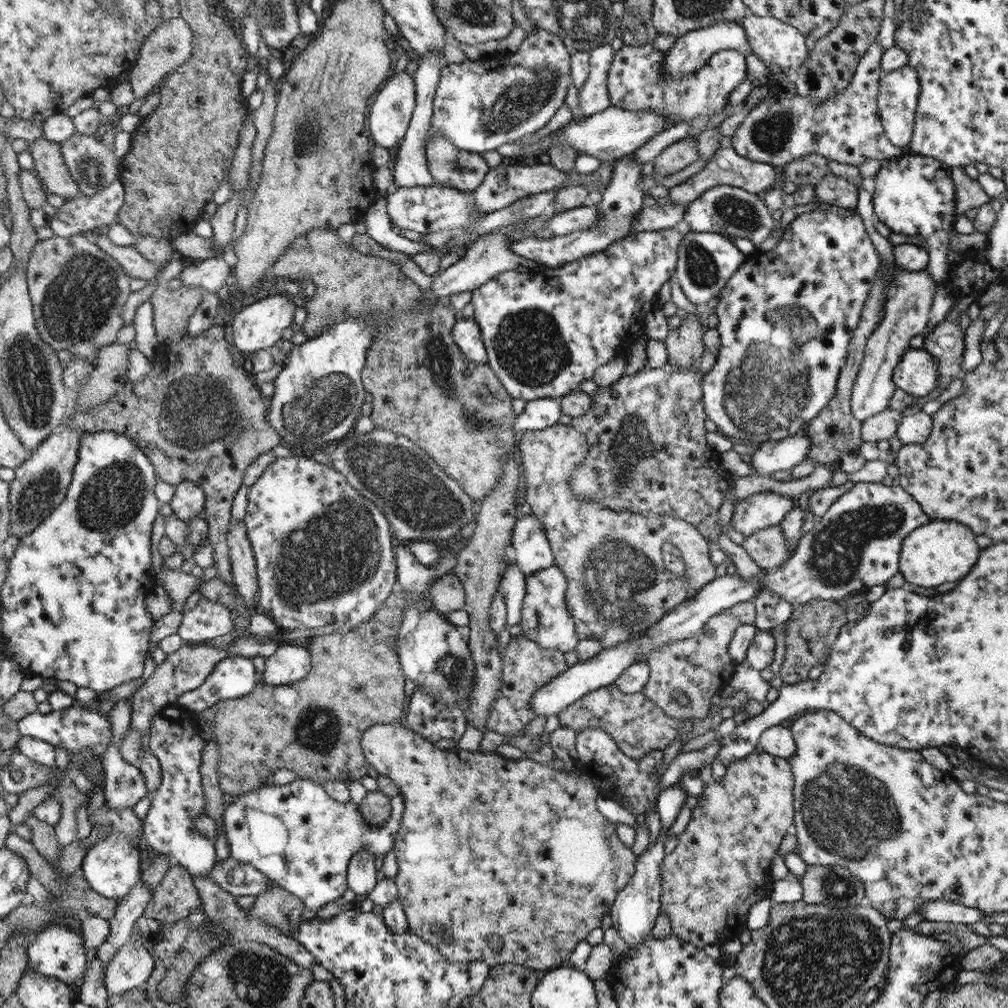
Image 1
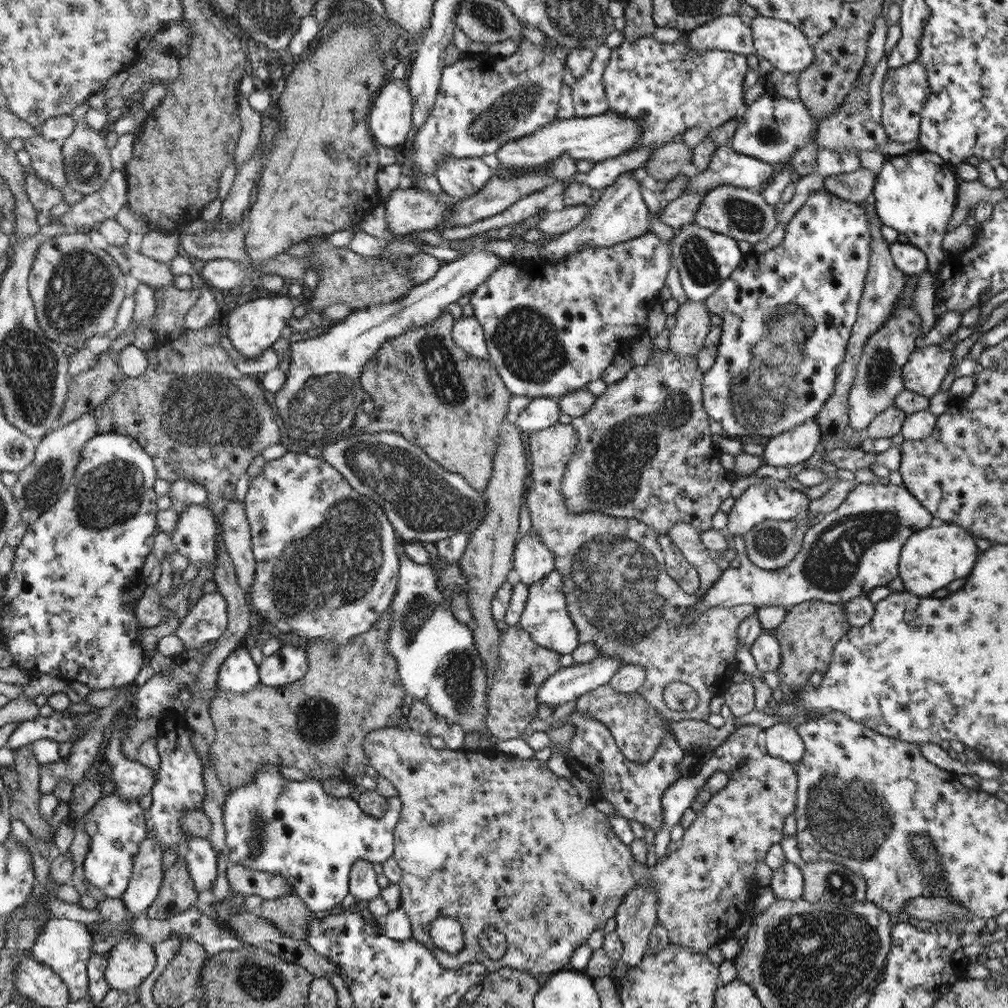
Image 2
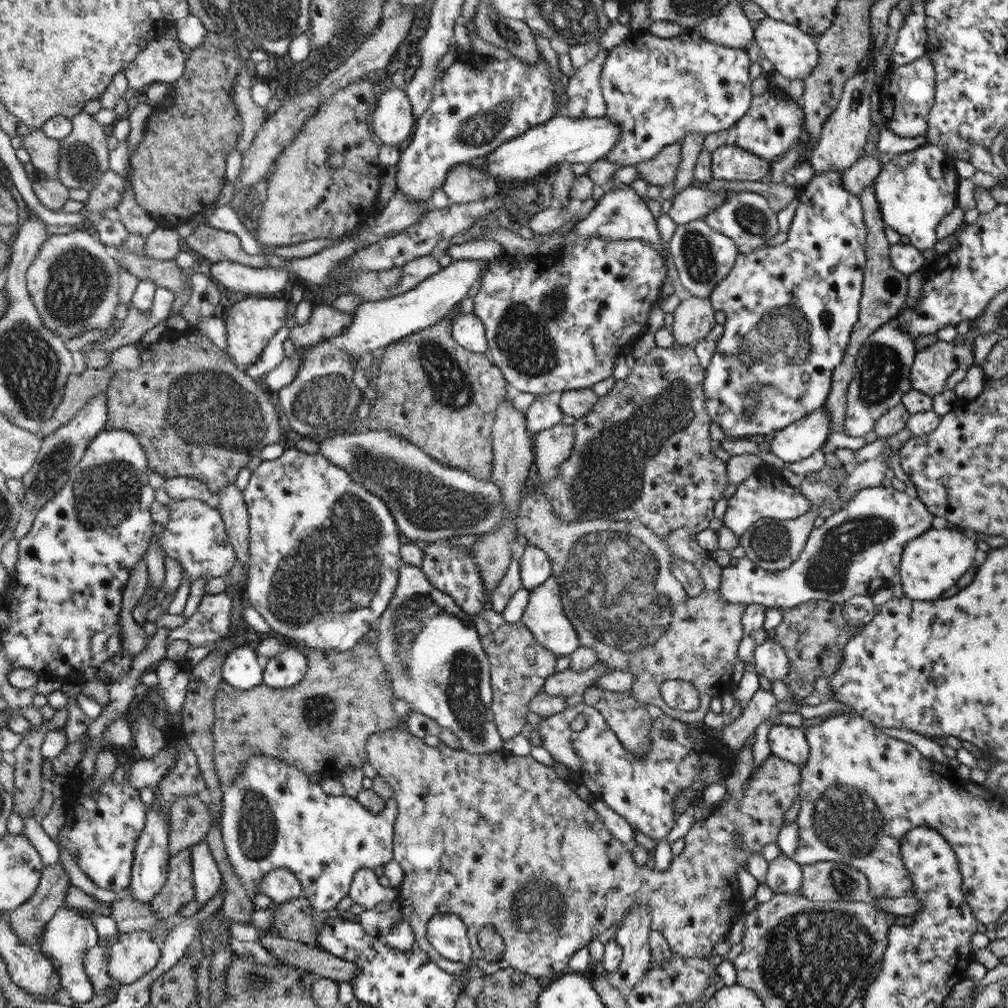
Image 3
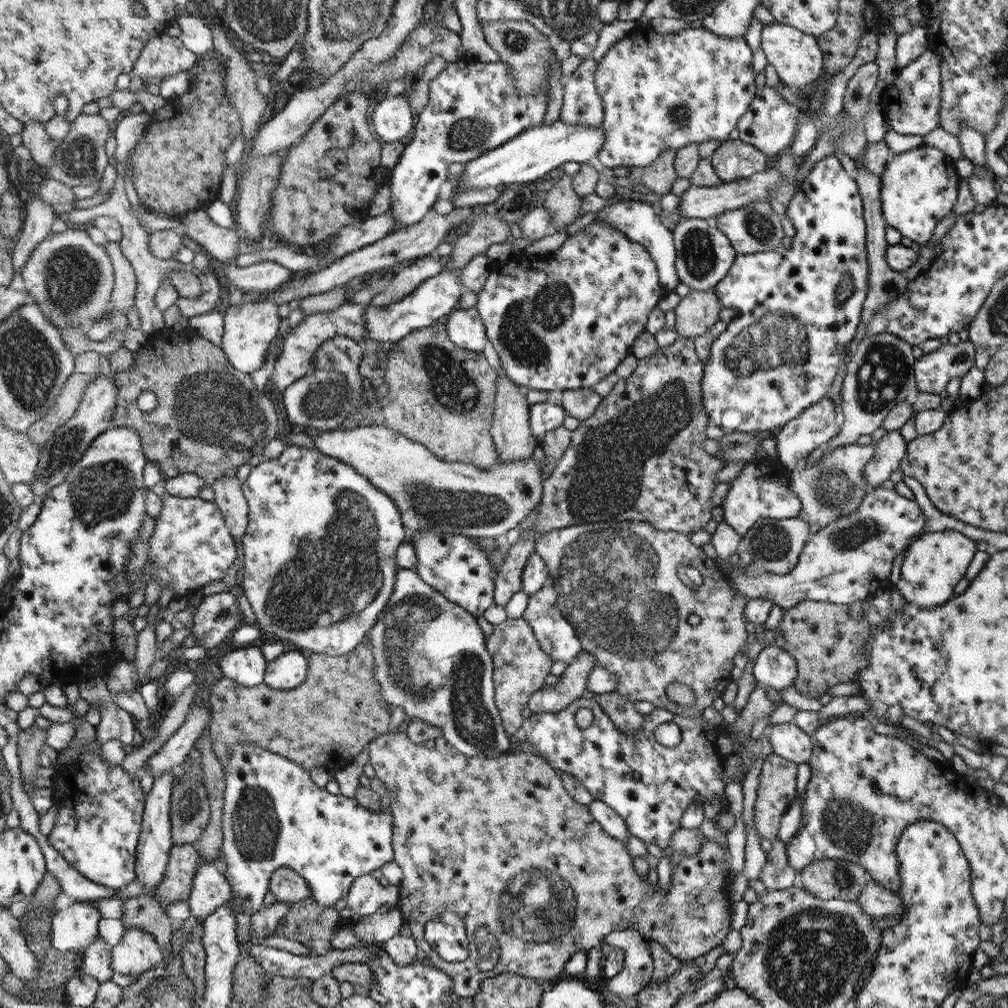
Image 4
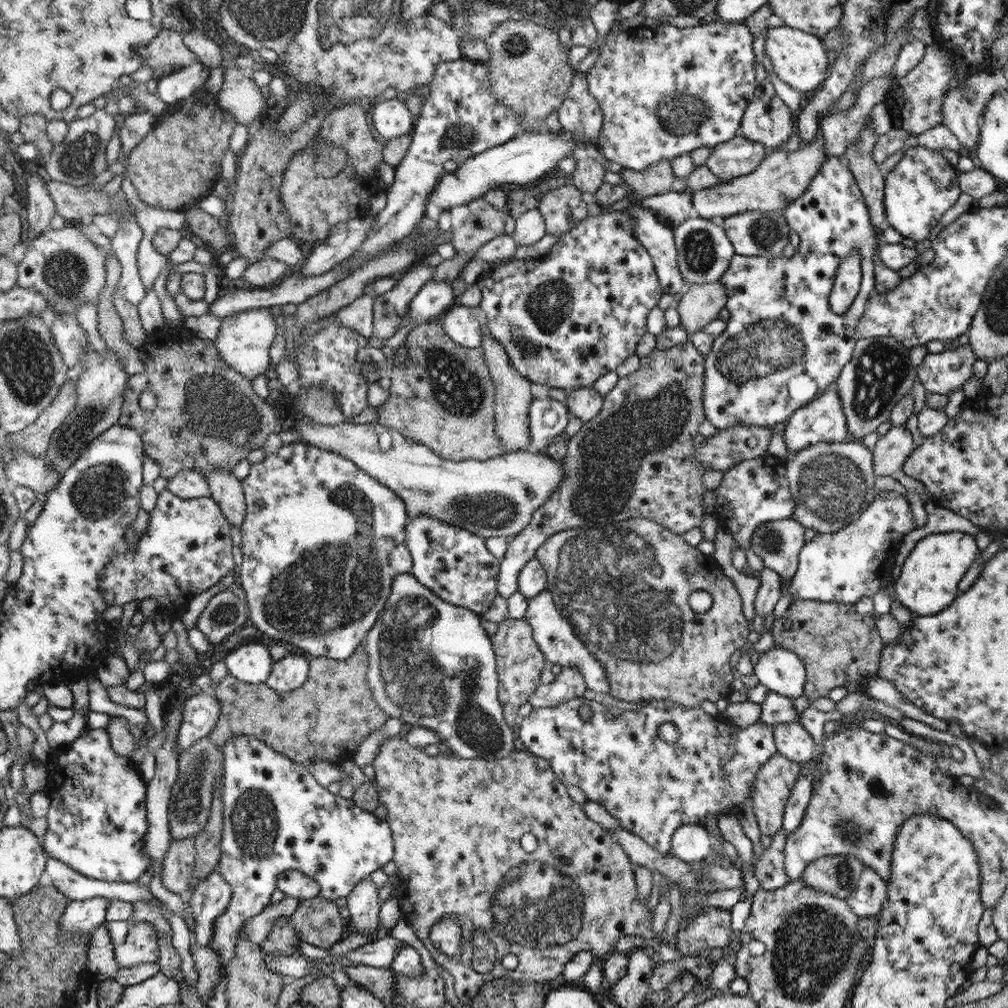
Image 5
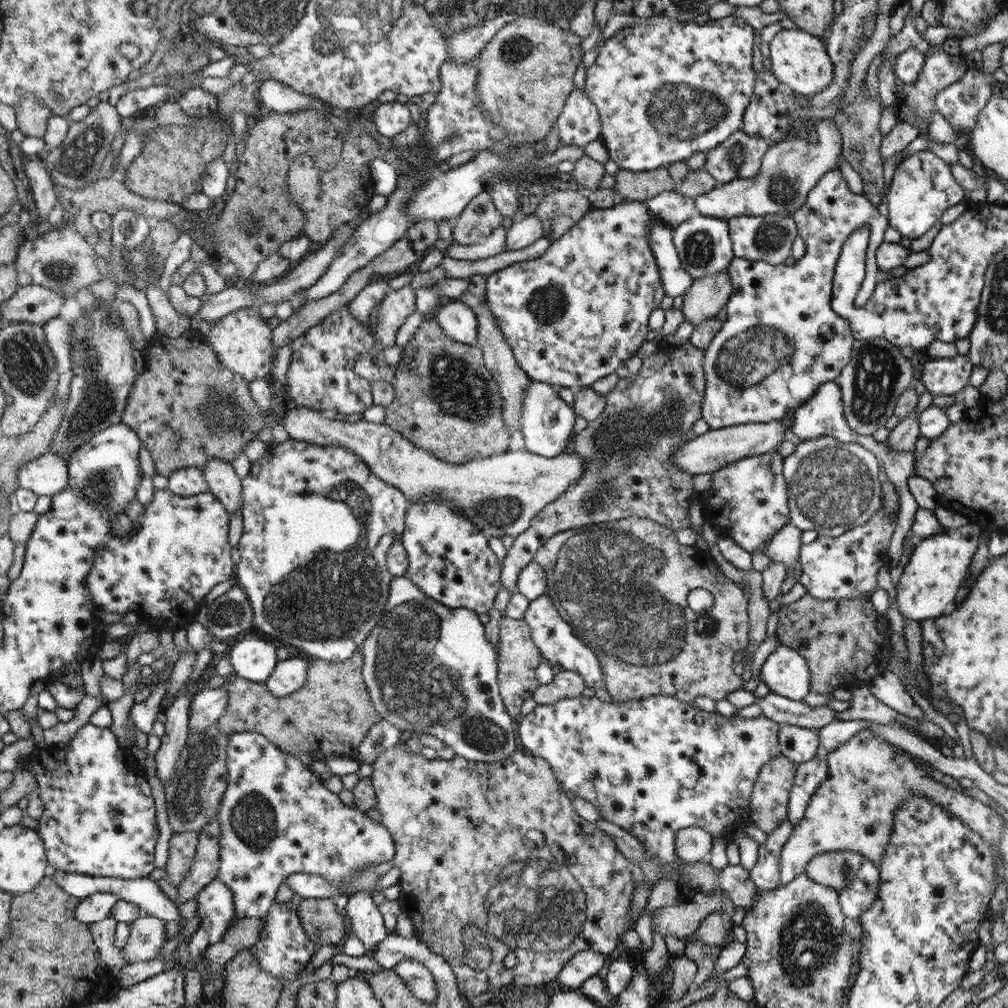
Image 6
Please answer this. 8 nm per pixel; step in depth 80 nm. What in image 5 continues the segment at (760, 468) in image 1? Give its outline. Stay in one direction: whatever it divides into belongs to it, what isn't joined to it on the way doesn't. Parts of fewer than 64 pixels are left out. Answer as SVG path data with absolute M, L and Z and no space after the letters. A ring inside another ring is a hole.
M827 389L816 400L808 403L806 407L800 408L788 420L784 428L784 442L790 456L804 451L819 443L854 441L862 443L862 440L850 439L847 432L847 415L843 411L841 397L836 395L836 391Z

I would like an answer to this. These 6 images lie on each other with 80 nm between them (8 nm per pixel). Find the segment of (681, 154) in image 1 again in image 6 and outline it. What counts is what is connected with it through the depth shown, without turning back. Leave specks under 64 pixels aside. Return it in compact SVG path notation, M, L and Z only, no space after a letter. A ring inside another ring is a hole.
M658 167L651 171L634 172L619 169L615 174L614 190L618 199L646 200L666 191L672 191L674 180L668 167Z

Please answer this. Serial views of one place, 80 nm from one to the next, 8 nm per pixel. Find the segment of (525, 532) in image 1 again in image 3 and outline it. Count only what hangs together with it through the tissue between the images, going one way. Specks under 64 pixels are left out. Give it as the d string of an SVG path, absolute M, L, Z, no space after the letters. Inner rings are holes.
M530 542L520 550L523 587L532 591L553 576L552 563L544 549Z

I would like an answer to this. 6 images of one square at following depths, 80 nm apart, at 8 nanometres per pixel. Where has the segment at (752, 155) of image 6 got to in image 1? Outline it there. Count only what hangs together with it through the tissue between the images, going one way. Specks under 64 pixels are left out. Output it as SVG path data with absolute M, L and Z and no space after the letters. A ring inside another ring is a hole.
M723 144L708 161L701 172L692 175L687 181L672 187L669 190L667 202L673 204L688 204L696 200L705 190L716 185L730 185L746 189L748 192L764 194L775 187L779 181L780 170L766 163L754 162L738 156L738 153L729 144Z

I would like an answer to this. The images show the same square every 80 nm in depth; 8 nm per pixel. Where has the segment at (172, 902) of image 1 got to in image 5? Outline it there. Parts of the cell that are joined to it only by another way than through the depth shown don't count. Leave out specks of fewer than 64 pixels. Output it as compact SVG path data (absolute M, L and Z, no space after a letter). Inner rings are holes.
M194 837L182 840L172 838L168 852L163 859L161 880L164 888L174 894L186 894L191 884L192 871L197 857Z

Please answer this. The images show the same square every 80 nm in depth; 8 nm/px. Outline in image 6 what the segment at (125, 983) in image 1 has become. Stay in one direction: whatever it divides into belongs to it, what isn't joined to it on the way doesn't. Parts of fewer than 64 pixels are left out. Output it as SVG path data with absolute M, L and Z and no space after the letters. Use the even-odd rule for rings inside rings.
M148 915L130 923L130 931L128 944L122 949L128 964L156 959L166 940L166 922Z

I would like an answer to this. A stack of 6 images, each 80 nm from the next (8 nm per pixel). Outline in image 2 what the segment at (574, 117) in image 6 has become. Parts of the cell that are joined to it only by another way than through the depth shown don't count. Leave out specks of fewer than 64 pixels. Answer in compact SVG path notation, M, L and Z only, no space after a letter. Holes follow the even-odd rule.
M605 44L595 49L595 55L588 70L575 80L571 95L574 100L576 117L586 118L603 115L610 110L606 86L603 84L603 75L611 60L612 49Z

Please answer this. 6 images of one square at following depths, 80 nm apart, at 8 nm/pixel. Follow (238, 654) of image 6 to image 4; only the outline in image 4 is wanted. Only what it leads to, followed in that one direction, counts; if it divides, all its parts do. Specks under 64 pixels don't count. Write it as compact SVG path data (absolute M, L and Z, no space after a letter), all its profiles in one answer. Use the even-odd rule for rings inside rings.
M246 646L235 648L220 660L224 677L236 681L242 686L254 687L264 683L266 659L260 647Z

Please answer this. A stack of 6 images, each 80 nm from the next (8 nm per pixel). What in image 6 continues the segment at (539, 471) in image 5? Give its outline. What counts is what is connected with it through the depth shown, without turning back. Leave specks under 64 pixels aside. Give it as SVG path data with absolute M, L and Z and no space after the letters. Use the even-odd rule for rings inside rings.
M285 406L280 410L280 423L289 435L290 440L306 441L318 447L342 447L348 451L356 453L360 460L368 465L368 469L380 477L382 480L400 489L410 503L418 503L420 497L424 495L438 495L440 499L448 501L452 507L460 509L461 514L472 524L479 528L488 536L512 536L518 537L530 525L531 520L543 511L548 504L551 504L572 487L584 474L584 461L576 454L564 453L560 456L547 458L518 450L518 452L504 452L500 455L493 455L484 459L474 459L466 464L448 464L438 460L432 453L426 452L423 448L412 445L404 437L400 436L394 429L384 424L373 424L372 422L361 420L354 424L347 421L330 420L322 416L321 411L298 406Z

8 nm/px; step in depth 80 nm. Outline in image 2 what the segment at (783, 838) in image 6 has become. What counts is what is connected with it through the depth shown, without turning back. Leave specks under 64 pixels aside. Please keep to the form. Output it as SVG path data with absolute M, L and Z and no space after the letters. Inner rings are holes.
M786 861L782 867L773 871L769 887L773 890L775 900L798 900L803 896L806 881L801 869Z

